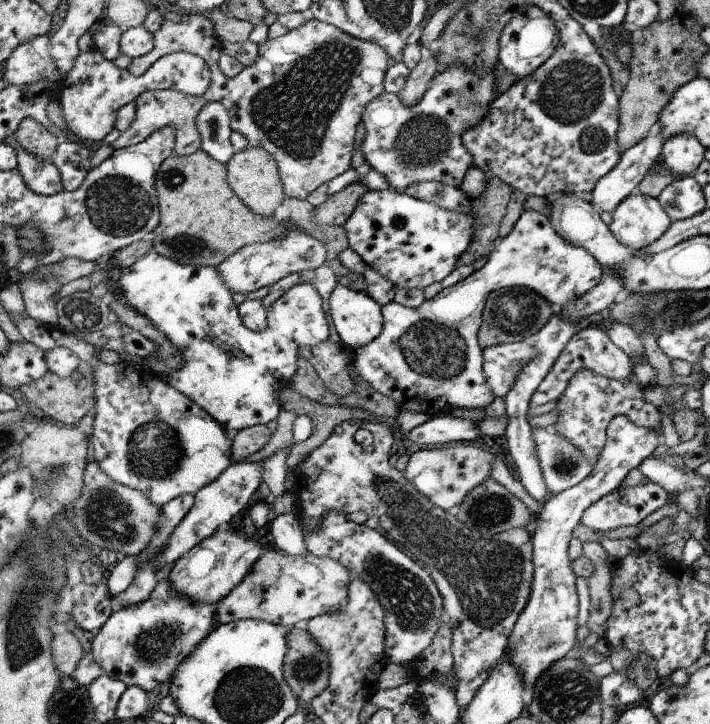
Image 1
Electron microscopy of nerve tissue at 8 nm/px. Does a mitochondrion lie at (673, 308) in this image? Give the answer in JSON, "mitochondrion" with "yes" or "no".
{"mitochondrion":"yes"}

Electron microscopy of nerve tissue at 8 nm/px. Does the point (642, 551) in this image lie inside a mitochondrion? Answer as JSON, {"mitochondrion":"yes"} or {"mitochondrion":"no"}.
{"mitochondrion":"no"}

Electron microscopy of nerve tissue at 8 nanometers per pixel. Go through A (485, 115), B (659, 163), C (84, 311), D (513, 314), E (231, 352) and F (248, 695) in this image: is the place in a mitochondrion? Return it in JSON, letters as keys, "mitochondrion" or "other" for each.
{"A":"other","B":"other","C":"mitochondrion","D":"mitochondrion","E":"other","F":"mitochondrion"}

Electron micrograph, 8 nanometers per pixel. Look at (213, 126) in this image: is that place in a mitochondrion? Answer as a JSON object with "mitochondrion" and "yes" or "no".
{"mitochondrion":"no"}

